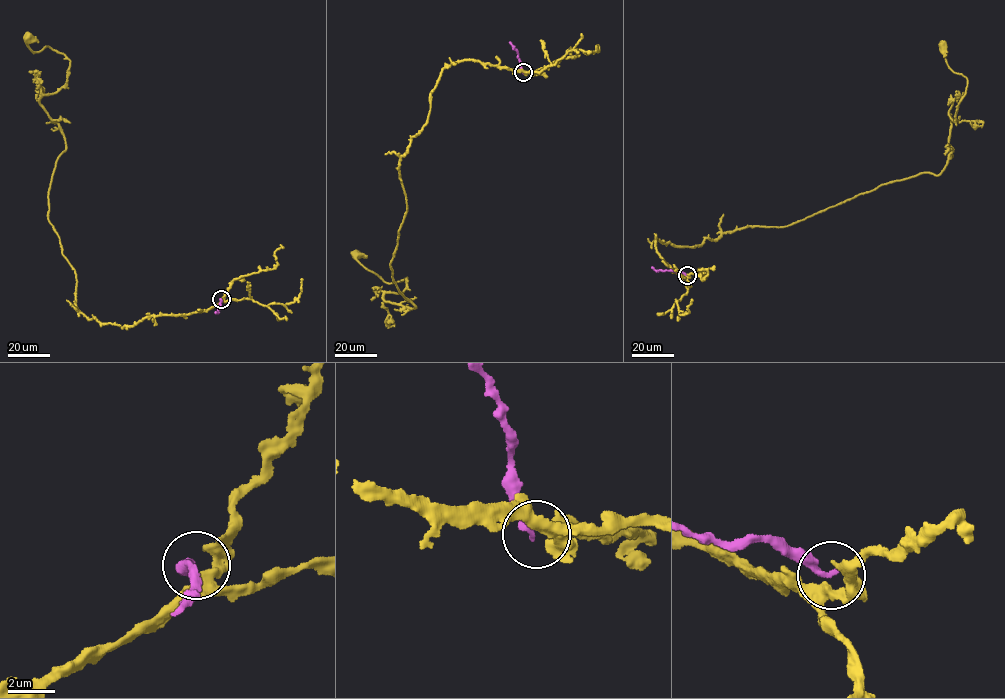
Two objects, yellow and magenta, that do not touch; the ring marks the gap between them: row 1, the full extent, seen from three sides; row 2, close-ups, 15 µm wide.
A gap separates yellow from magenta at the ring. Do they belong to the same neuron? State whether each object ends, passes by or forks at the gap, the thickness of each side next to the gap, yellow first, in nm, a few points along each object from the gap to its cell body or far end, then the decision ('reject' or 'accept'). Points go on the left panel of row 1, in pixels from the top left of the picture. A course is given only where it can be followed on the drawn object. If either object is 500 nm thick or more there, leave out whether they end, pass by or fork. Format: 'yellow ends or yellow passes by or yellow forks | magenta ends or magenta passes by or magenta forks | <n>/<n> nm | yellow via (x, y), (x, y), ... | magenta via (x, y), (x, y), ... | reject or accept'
yellow forks | magenta ends | 320/240 nm | yellow via (221, 300), (122, 327), (78, 310), (47, 215), (64, 137), (39, 98), (64, 85), (69, 60), (27, 38) | magenta via (221, 299), (221, 306), (215, 313) | reject

